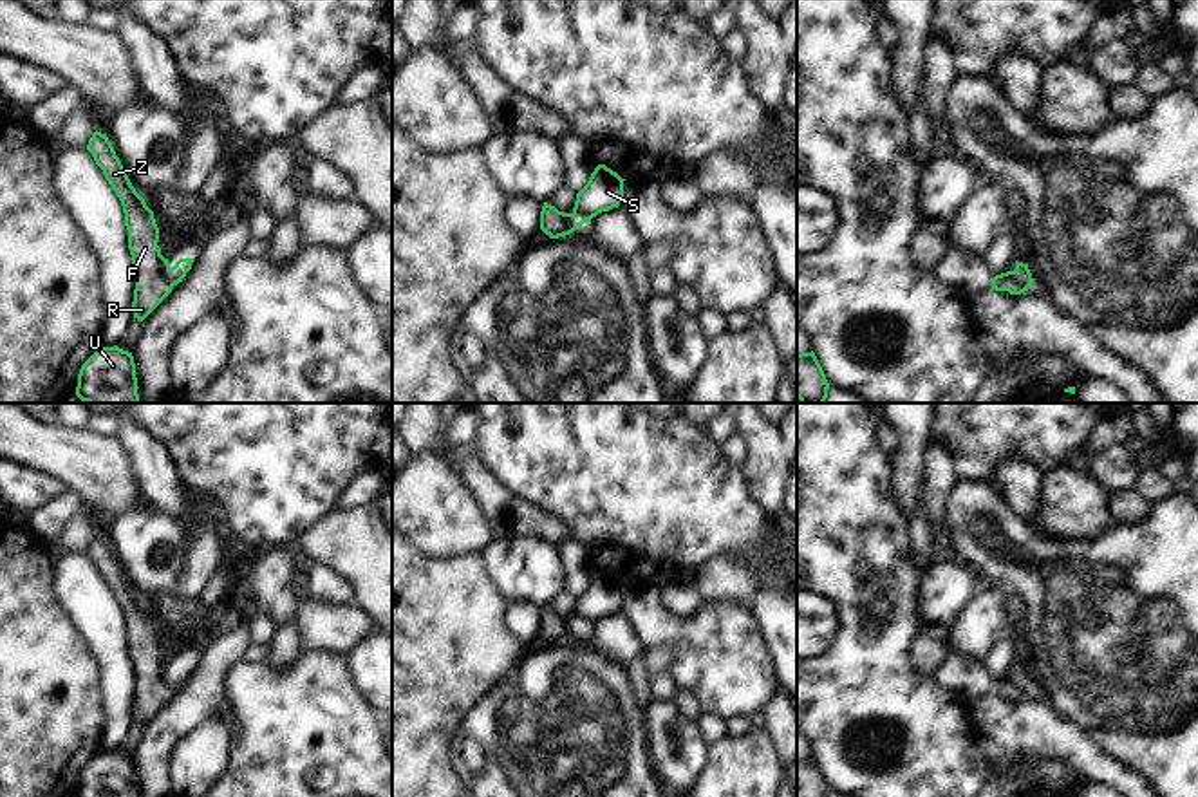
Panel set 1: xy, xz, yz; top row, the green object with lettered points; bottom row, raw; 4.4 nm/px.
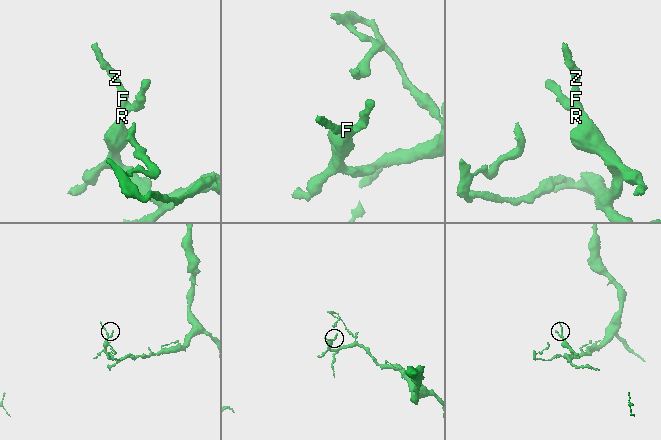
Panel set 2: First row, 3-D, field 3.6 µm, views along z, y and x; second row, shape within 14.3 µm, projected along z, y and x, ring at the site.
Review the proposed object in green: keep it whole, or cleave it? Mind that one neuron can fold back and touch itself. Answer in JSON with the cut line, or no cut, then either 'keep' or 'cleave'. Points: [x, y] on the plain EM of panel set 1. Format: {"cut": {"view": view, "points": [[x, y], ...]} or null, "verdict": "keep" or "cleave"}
{"cut": null, "verdict": "keep"}

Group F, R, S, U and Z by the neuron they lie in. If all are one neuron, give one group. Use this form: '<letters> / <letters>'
F R S U Z

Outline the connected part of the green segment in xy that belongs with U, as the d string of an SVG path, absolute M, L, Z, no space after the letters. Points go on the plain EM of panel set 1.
M99 752L80 774L76 797L137 797L136 768L128 755Z

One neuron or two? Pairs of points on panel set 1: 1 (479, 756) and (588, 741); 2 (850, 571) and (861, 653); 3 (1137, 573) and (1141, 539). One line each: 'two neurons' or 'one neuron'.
1: one neuron
2: one neuron
3: one neuron

